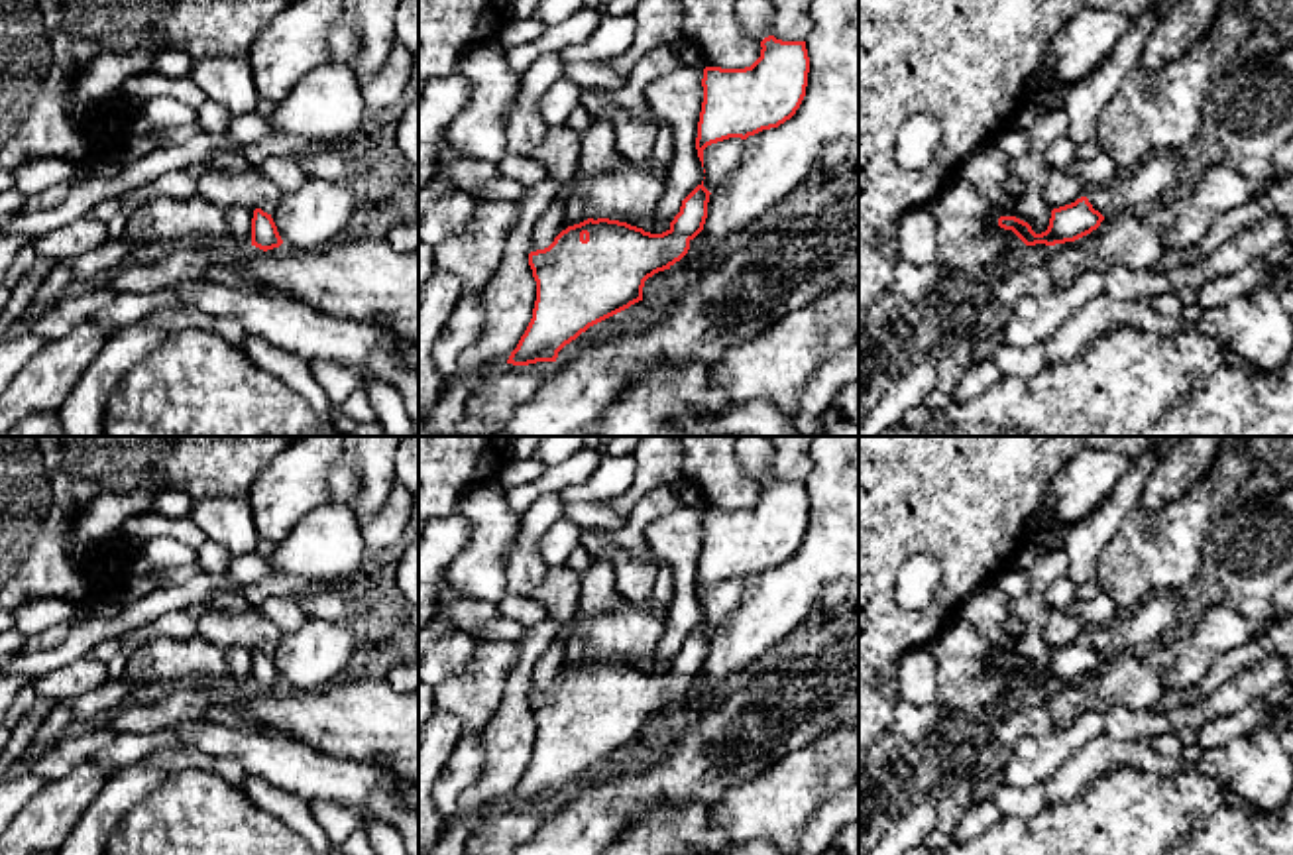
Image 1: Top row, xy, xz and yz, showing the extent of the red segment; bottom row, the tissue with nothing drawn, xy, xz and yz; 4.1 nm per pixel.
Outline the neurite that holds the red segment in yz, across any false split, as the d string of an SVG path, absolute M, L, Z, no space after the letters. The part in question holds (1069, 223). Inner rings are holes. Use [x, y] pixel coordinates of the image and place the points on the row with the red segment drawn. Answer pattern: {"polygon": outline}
{"polygon": "M1087 197L1051 210L1045 232L1036 234L1032 226L1016 216L1000 216L998 226L1012 230L1026 246L1075 242L1100 226L1104 216L1093 208Z"}

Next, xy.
{"polygon": "M261 208L253 210L252 218L252 246L267 252L279 248L283 244L277 226L271 214L263 212Z"}

